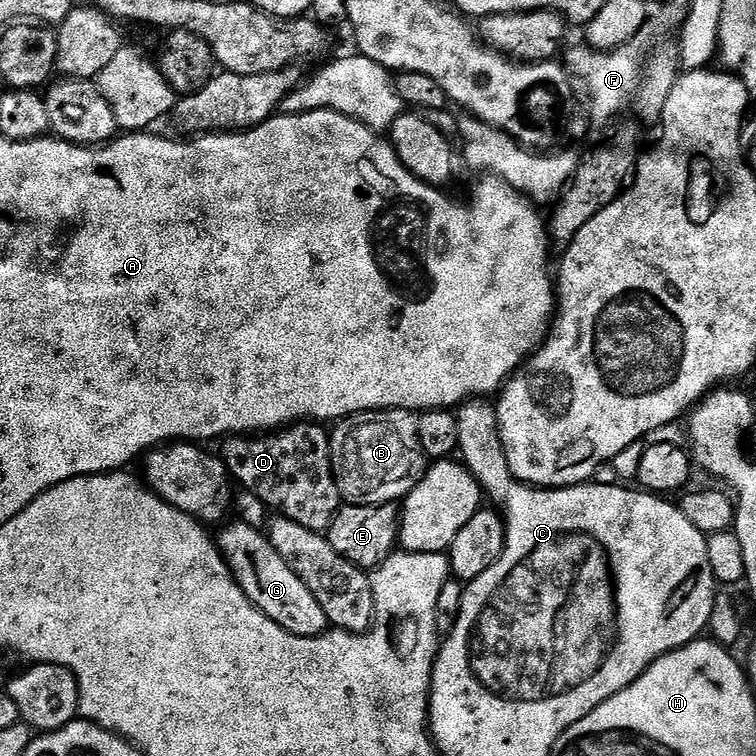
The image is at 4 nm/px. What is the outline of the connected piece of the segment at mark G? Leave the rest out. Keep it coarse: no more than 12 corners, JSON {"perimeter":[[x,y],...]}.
{"perimeter":[[254,526],[218,543],[238,586],[270,622],[302,638],[326,610]]}

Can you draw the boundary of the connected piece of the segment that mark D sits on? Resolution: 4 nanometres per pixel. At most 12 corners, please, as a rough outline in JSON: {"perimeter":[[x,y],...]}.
{"perimeter":[[323,423],[218,455],[273,513],[327,533],[342,501]]}

